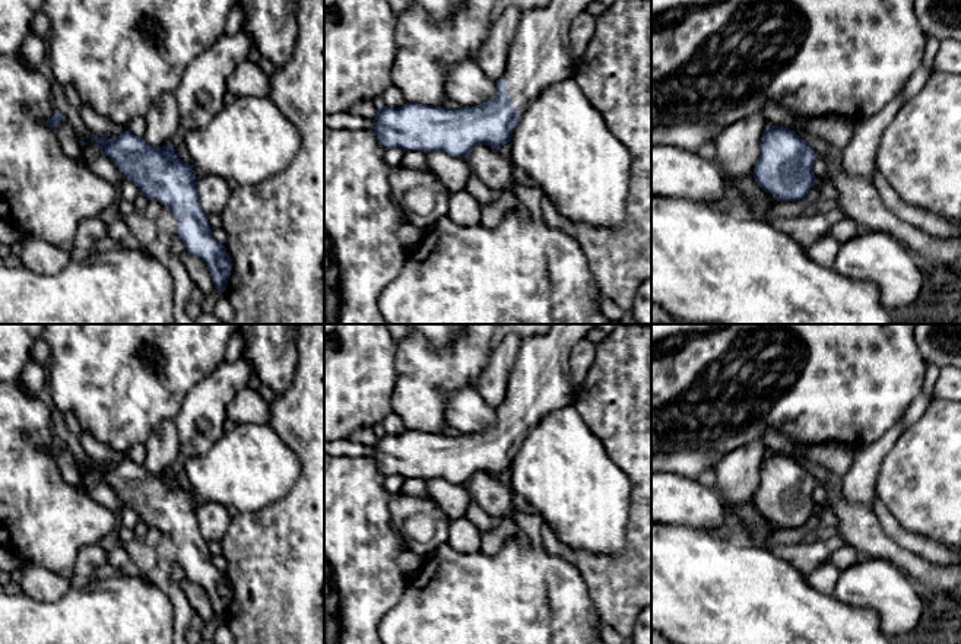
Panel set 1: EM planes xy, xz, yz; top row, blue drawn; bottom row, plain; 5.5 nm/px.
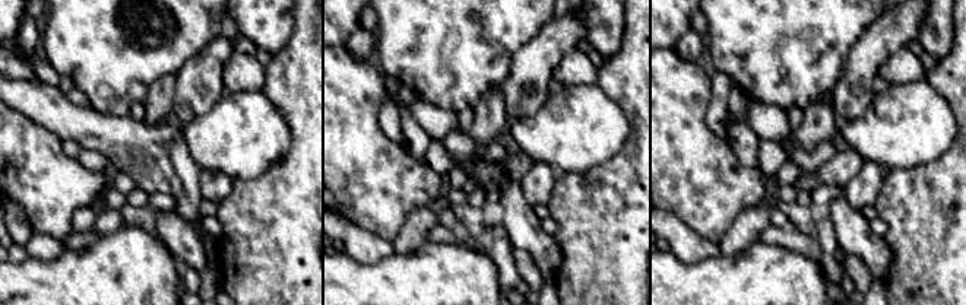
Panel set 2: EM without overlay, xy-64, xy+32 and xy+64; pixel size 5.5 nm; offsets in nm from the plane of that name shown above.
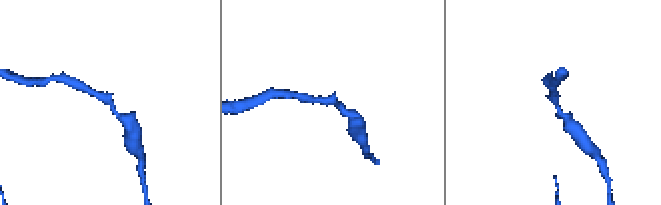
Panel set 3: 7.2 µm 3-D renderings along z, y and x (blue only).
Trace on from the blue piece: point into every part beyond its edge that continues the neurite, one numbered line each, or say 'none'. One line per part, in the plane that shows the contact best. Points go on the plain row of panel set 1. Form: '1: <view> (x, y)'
1: xz (539, 383)

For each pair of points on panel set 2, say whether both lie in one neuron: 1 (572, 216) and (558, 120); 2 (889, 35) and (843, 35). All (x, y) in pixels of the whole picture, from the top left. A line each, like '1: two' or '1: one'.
1: two
2: two

